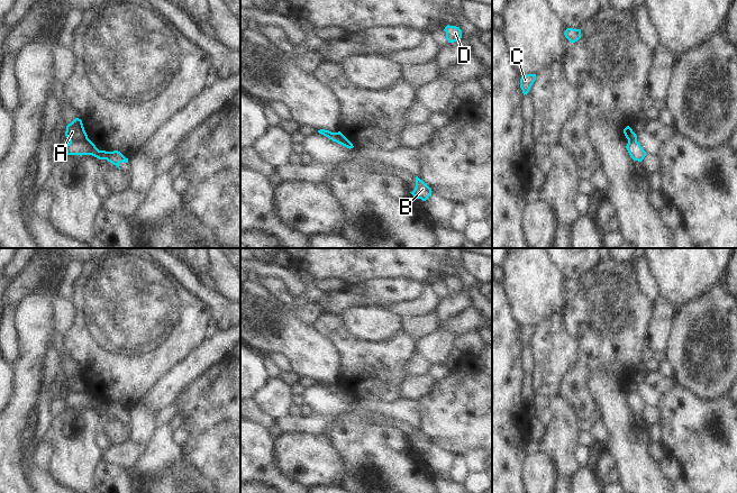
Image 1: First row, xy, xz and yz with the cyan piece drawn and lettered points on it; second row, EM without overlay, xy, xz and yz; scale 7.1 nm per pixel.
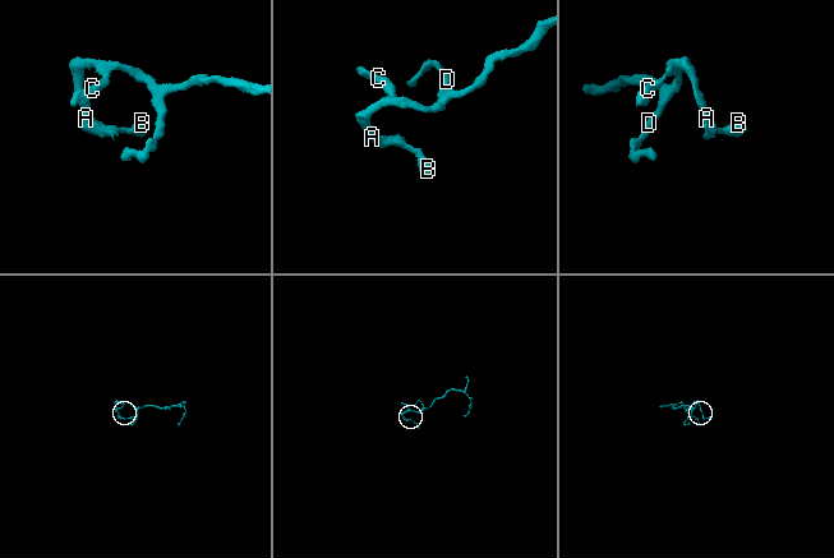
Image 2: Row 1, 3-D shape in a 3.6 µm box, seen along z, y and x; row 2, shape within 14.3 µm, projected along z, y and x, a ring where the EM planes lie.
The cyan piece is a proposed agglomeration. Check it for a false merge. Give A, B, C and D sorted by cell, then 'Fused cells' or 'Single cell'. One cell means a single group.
Groups: A C D / B. Fused cells

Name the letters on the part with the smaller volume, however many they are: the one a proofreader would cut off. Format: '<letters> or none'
B

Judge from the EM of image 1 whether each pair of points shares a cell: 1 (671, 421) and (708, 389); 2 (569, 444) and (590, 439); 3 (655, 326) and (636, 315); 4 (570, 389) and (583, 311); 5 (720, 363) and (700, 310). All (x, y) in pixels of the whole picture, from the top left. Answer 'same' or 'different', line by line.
1: different
2: different
3: different
4: same
5: same

